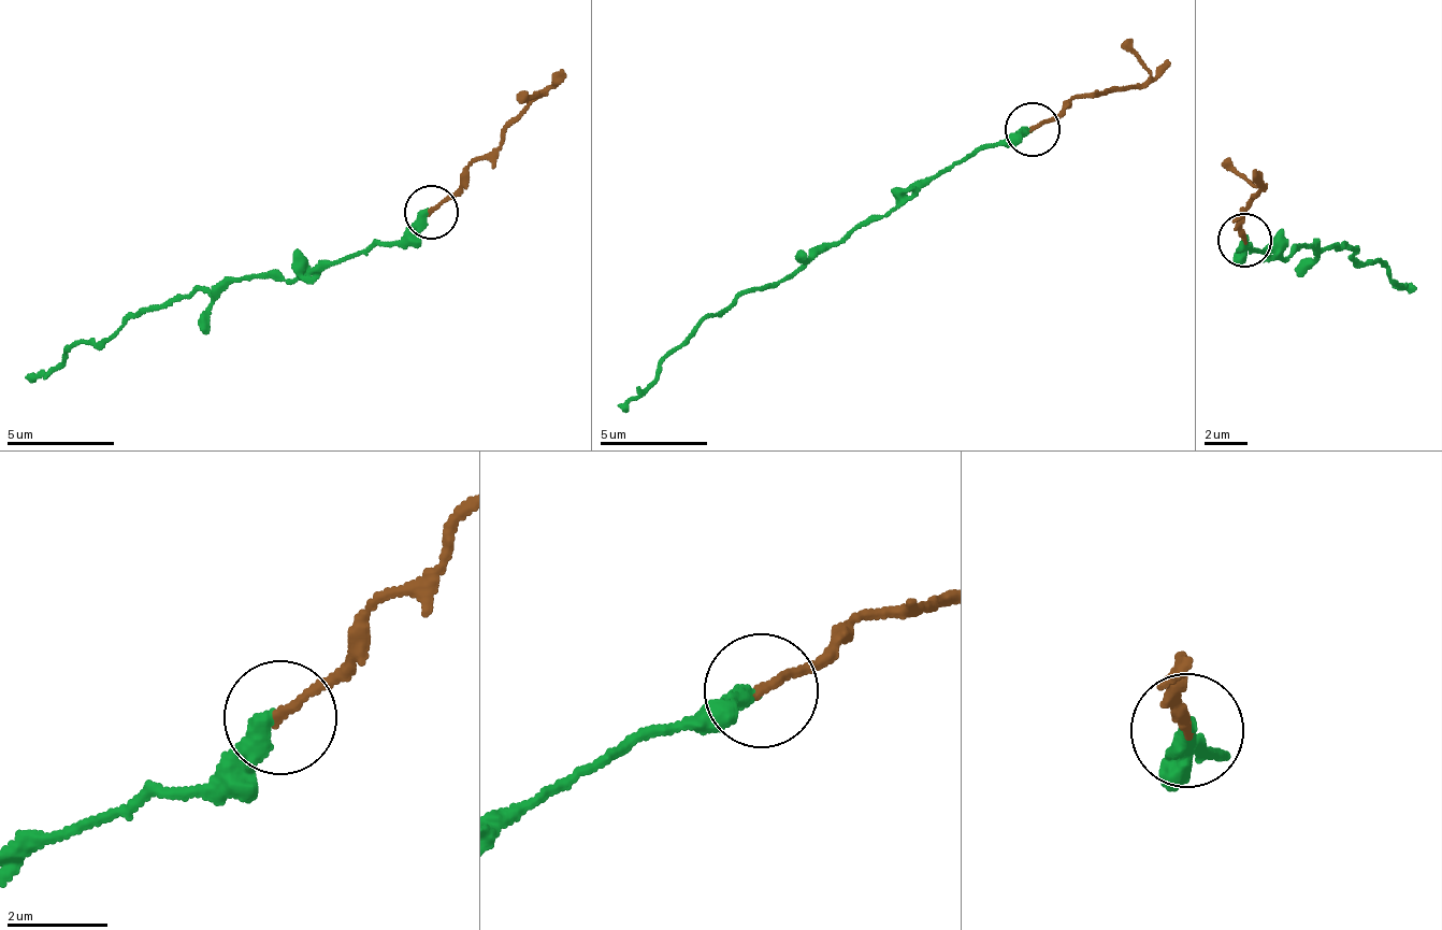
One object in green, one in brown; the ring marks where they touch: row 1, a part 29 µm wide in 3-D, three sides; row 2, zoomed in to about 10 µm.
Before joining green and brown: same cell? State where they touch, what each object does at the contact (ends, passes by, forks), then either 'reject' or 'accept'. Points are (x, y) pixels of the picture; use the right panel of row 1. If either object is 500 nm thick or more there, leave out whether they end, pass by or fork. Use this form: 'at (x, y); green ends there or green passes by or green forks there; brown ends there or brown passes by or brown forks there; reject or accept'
at (1244, 240); green ends there; brown ends there; accept

